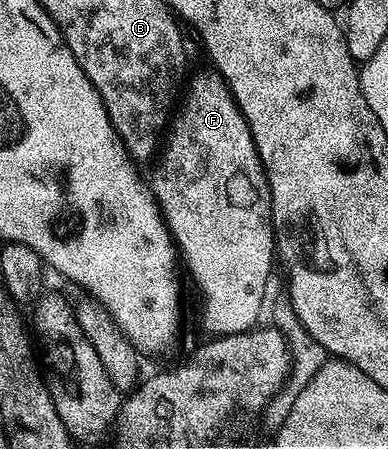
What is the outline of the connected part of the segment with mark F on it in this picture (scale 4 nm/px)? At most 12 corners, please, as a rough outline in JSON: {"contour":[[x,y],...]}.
{"contour":[[225,78],[181,93],[152,188],[202,322],[259,323],[266,171]]}

